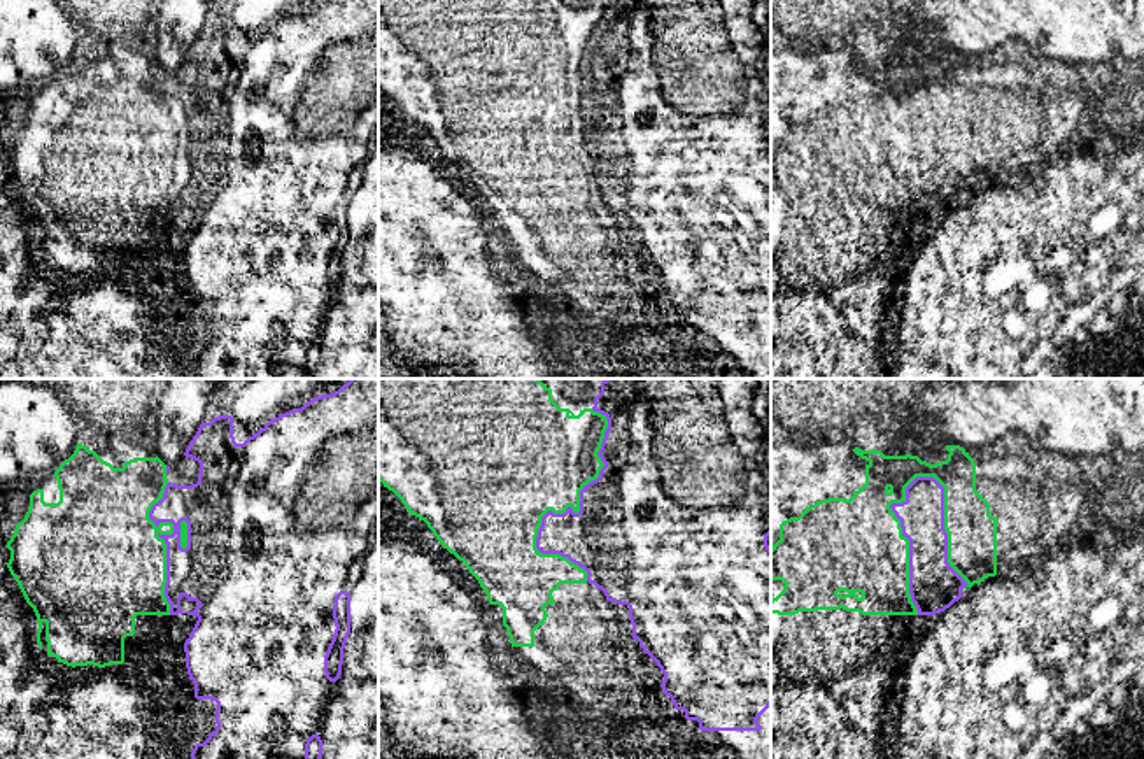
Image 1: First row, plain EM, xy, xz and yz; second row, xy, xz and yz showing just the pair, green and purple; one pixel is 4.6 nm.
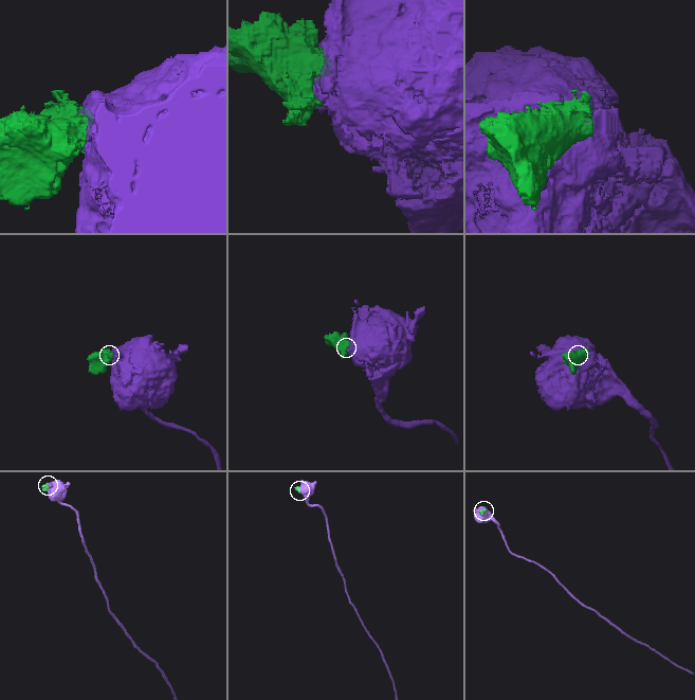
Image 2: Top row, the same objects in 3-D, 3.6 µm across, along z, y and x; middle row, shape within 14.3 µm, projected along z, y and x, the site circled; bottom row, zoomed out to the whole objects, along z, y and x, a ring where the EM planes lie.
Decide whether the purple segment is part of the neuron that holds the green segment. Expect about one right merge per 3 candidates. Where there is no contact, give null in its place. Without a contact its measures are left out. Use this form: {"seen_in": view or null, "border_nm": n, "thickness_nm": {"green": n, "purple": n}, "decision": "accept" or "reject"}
{"seen_in": "yz", "border_nm": 650, "thickness_nm": {"green": 420, "purple": 200}, "decision": "reject"}

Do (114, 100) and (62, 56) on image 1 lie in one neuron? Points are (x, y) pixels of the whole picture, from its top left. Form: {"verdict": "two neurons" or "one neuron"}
{"verdict": "two neurons"}

